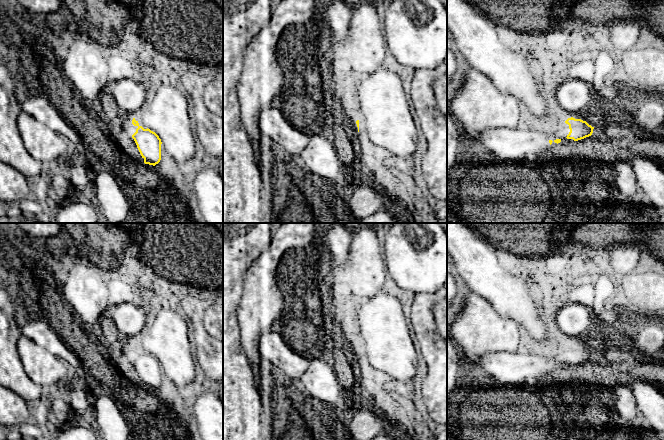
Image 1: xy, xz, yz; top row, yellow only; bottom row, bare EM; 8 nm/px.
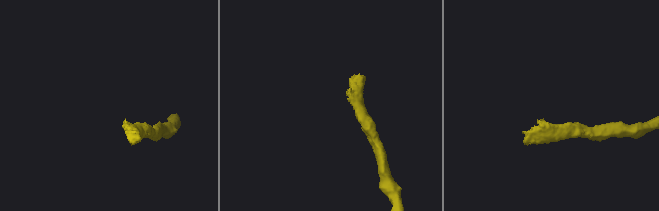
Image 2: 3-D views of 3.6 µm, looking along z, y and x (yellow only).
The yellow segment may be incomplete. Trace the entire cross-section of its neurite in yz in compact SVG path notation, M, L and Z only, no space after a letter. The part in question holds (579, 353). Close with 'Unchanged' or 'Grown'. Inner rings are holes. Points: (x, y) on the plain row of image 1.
M547 338L538 343L536 348L531 348L529 351L522 347L521 353L526 356L527 361L537 363L541 372L549 372L551 370L553 365L549 363L550 360L557 360L558 362L554 366L560 367L565 359L566 348L569 349L570 353L567 363L578 365L591 360L593 357L594 351L581 343L571 341L566 345L557 345L555 342L555 339Z. Grown

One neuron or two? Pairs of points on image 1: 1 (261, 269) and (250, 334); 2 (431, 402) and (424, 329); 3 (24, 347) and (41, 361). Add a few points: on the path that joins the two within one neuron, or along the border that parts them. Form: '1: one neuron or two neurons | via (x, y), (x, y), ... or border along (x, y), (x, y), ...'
1: one neuron | via (261, 285), (261, 305), (254, 318)
2: one neuron | via (435, 384), (435, 350), (433, 347)
3: one neuron | via (28, 351), (37, 360)

